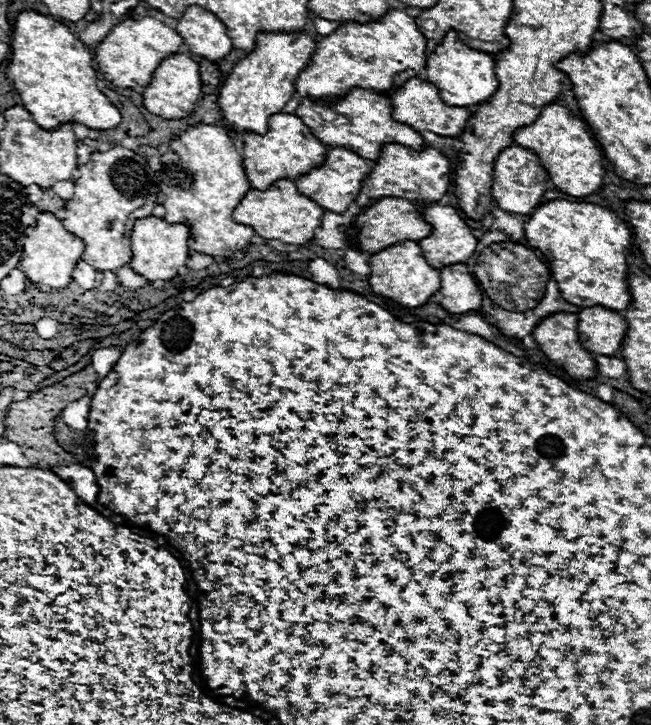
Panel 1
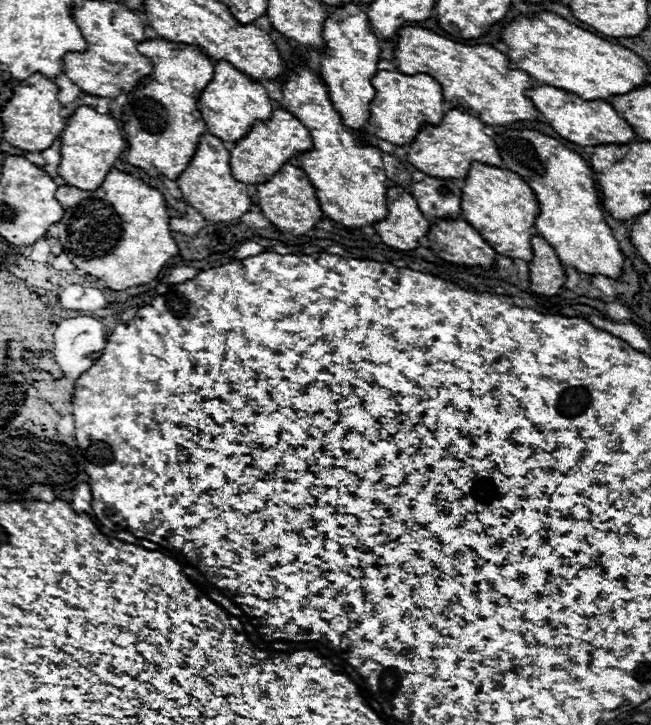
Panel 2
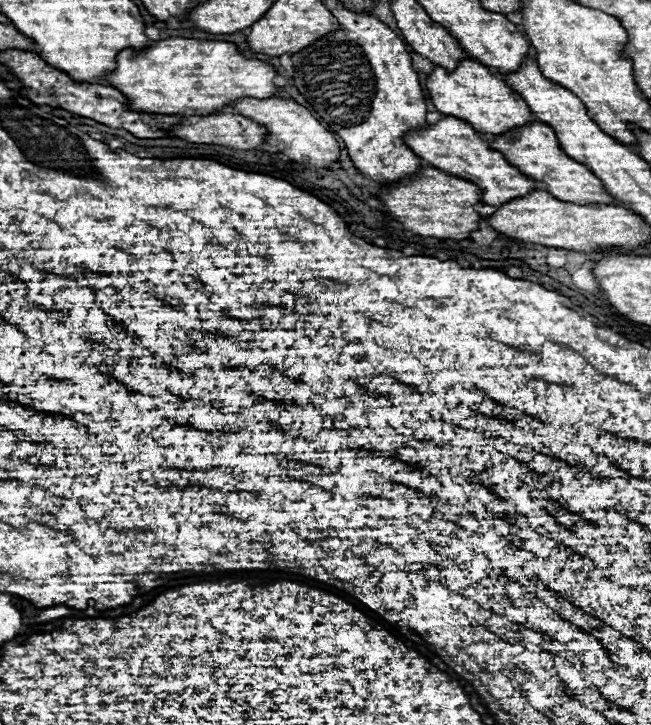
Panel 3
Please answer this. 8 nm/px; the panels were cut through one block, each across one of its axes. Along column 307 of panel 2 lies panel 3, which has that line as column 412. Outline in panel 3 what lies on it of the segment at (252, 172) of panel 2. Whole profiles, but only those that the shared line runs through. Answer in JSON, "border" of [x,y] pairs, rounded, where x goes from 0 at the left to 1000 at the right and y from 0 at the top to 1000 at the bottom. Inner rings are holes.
{"border":[[[682,160],[679,166],[673,166],[664,174],[636,177],[621,188],[621,193],[624,193],[627,204],[642,218],[648,218],[657,229],[682,234],[685,240],[697,240],[704,246],[713,246],[713,248],[731,254],[740,262],[743,281],[771,284],[790,273],[808,270],[823,257],[820,248],[814,248],[802,237],[796,237],[786,226],[780,226],[768,210],[756,207],[750,193],[743,193],[722,171],[716,171],[704,163]]]}

